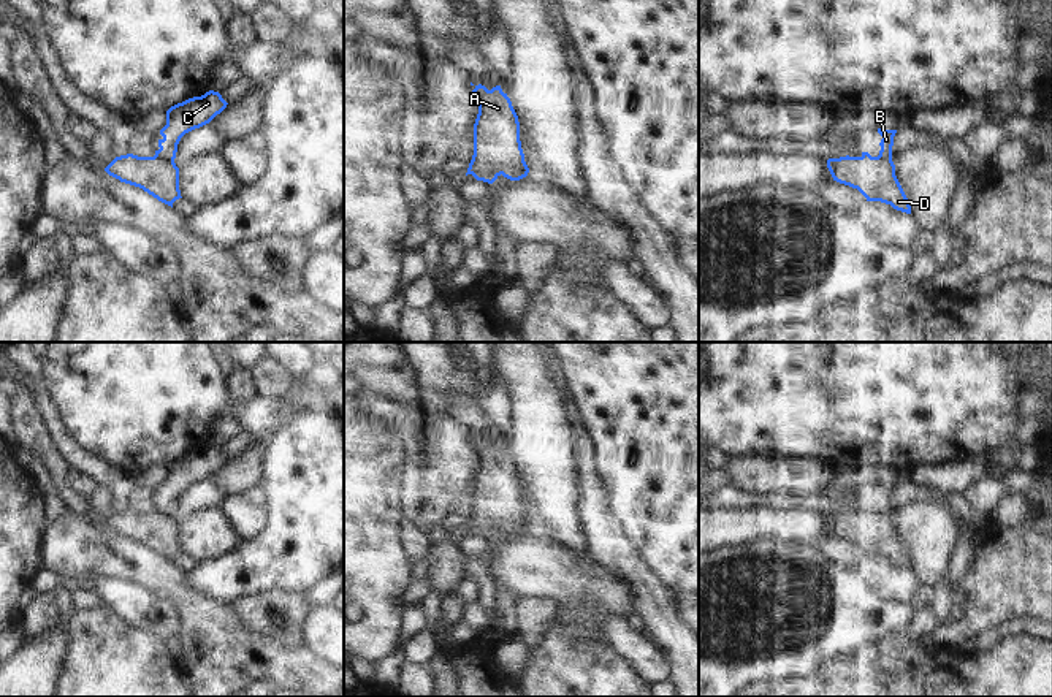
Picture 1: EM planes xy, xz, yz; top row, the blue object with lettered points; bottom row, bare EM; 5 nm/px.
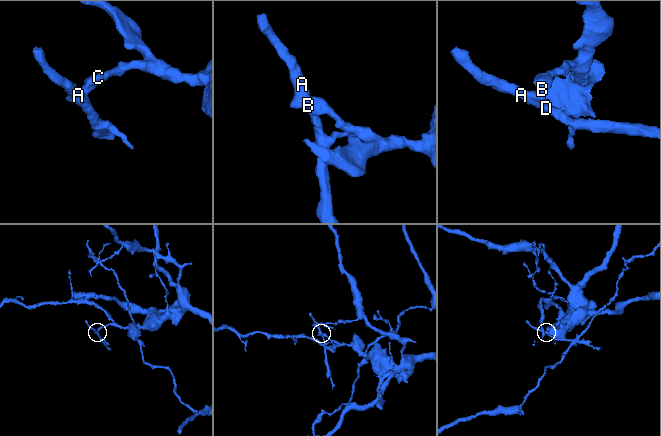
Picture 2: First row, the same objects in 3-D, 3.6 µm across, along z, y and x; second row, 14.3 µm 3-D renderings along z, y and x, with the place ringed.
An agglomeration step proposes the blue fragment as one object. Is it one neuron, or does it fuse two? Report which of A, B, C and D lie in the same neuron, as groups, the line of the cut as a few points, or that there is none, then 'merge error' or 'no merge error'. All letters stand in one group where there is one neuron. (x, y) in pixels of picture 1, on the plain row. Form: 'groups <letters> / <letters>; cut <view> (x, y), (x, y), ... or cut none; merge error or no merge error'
groups A D / B C; cut yz (862, 509), (872, 514), (891, 515); merge error

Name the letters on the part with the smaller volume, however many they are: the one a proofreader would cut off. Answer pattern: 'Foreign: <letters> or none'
Foreign: A, D

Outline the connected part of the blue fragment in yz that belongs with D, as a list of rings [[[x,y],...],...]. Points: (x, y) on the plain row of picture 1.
[[[846,510],[829,513],[827,523],[833,535],[857,543],[867,556],[881,556],[911,569],[909,556],[895,531],[892,515]]]

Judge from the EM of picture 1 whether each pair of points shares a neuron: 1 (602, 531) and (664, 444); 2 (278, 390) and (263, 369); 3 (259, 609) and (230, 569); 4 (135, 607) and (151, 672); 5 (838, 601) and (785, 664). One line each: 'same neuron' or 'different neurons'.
1: different neurons
2: same neuron
3: different neurons
4: different neurons
5: same neuron

